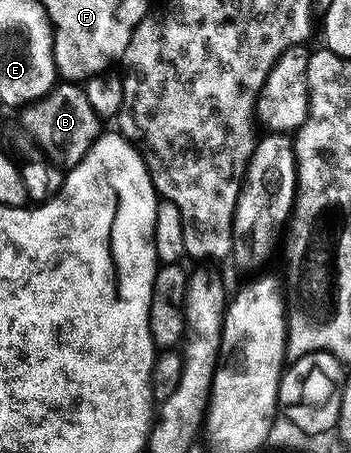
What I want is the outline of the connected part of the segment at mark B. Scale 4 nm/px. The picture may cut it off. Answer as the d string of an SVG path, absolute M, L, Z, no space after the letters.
M62 81L42 100L21 108L22 127L42 147L47 147L59 168L69 169L86 155L100 134L98 114L88 105L85 90L77 82Z

